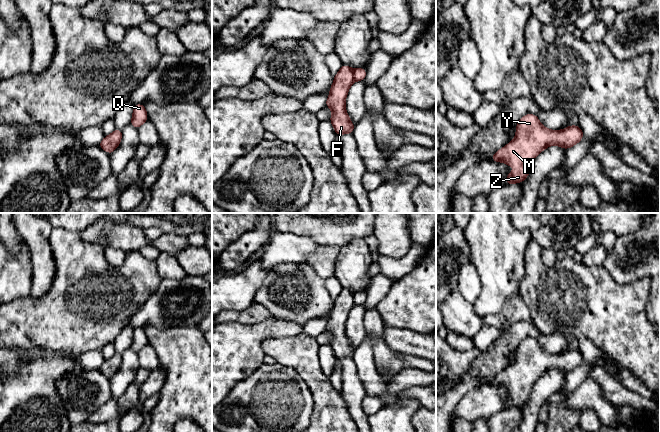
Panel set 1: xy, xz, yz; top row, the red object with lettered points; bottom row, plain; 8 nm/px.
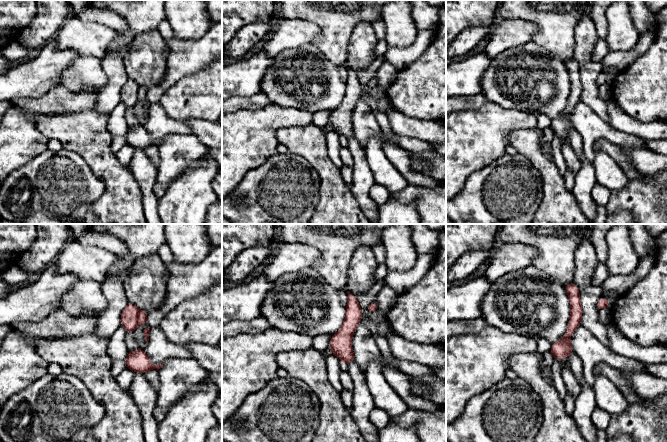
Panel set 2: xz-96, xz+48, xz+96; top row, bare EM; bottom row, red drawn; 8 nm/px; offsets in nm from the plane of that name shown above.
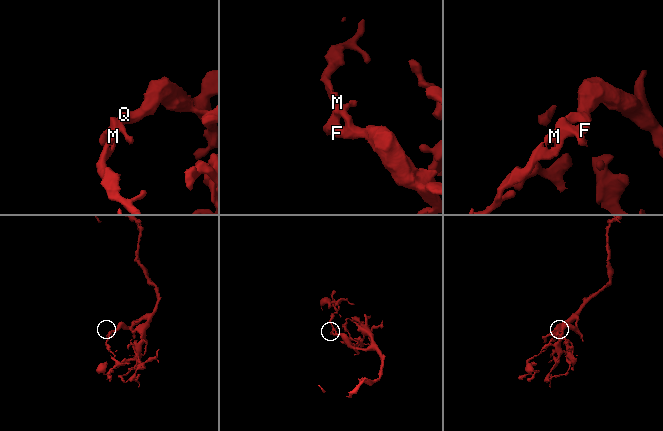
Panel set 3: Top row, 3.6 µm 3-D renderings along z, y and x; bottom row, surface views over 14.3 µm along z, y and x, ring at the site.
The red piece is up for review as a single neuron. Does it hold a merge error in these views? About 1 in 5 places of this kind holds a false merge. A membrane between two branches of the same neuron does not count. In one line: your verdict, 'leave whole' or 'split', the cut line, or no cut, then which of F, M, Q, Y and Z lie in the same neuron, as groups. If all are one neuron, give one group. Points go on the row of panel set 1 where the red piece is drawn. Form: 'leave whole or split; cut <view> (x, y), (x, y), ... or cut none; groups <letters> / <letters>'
leave whole; cut none; groups F M Q Y Z

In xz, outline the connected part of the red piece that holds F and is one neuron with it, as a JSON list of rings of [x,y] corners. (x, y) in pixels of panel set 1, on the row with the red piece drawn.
[[[343,64],[339,72],[334,76],[334,82],[330,88],[330,94],[327,98],[325,107],[330,107],[332,109],[332,115],[330,122],[332,123],[337,136],[342,134],[352,134],[355,125],[351,122],[346,110],[345,110],[345,100],[348,94],[348,90],[354,81],[365,80],[366,68],[357,68],[353,70],[351,67]]]

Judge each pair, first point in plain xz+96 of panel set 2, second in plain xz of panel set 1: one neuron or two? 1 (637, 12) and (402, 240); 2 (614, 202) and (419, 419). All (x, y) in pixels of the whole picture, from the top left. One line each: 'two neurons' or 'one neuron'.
1: two neurons
2: one neuron

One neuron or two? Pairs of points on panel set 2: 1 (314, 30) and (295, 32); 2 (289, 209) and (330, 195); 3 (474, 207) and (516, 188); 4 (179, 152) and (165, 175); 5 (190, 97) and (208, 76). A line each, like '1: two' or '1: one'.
1: one
2: two
3: one
4: one
5: one

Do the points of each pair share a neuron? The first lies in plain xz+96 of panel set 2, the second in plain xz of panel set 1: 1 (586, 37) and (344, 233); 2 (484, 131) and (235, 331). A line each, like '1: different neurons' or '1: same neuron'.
1: different neurons
2: same neuron

